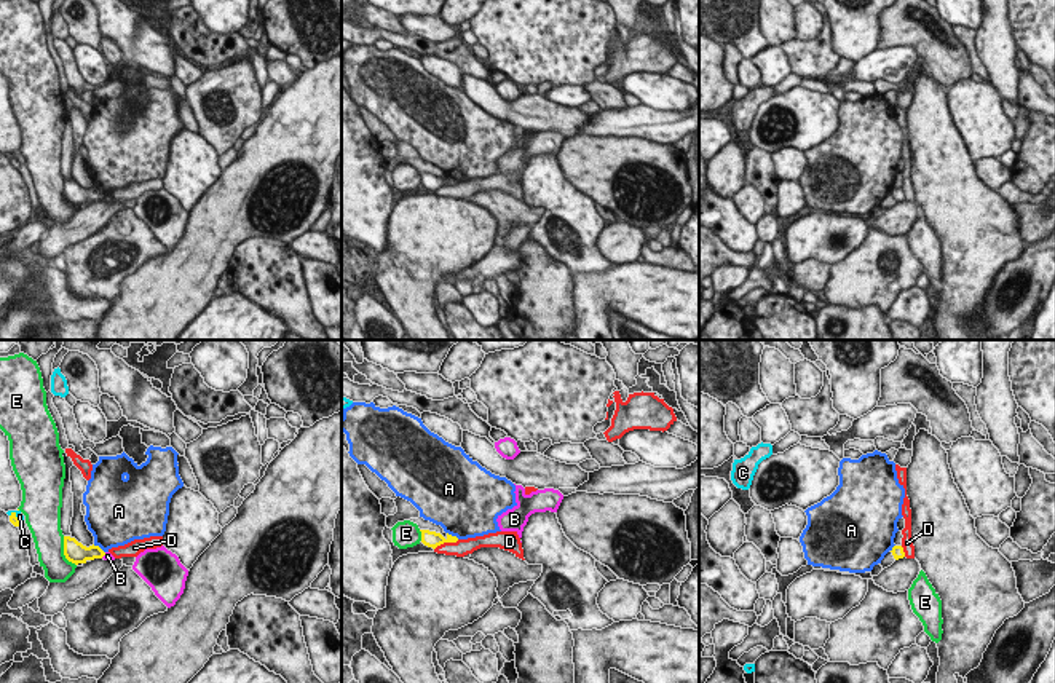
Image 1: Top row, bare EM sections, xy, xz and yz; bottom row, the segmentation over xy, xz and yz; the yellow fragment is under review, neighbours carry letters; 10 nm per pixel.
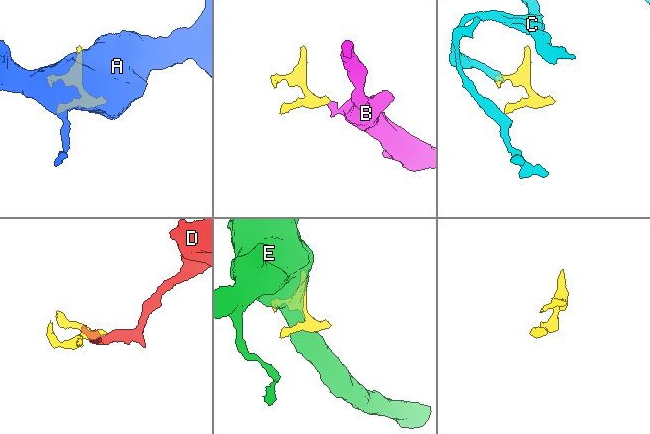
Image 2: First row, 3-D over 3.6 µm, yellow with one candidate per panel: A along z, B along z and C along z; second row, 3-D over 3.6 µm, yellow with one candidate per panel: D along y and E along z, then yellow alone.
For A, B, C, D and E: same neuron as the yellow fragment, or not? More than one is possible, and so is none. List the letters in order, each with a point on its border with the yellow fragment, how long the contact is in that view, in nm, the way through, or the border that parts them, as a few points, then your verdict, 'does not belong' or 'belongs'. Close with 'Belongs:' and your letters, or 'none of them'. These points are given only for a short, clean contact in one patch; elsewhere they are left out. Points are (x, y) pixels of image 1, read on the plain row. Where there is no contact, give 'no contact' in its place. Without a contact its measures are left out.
A: meets yellow in xy at (99, 190); contact 150 nm long; border along xy (93, 187), (104, 195); does not belong
B: meets yellow in xy at (102, 198); contact 80 nm long; border along xy (106, 195), (101, 200); does not belong
C: meets yellow in xy at (15, 158); contact 150 nm long; border along xy (10, 155), (21, 163); does not belong
D: meets yellow in xz at (446, 184); contact 280 nm long; border along xz (458, 182), (441, 185), (434, 192); does not belong
E: meets yellow in xy at (64, 195); contact 340 nm long; does not belong
Belongs: none of them

